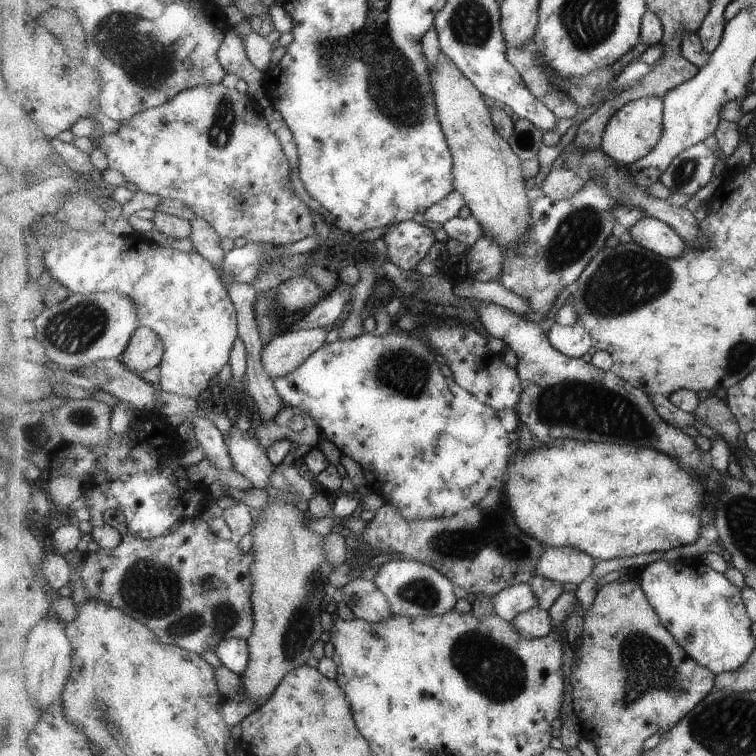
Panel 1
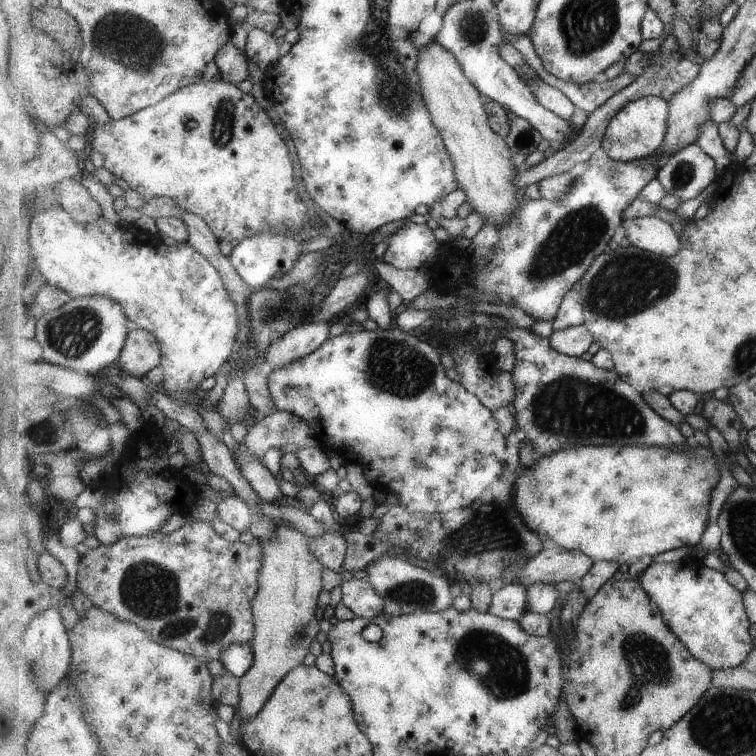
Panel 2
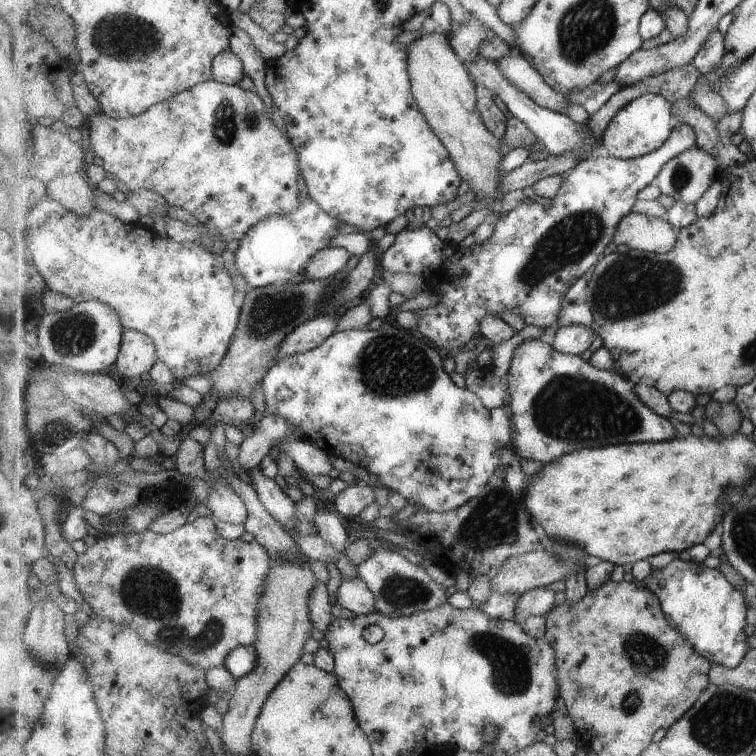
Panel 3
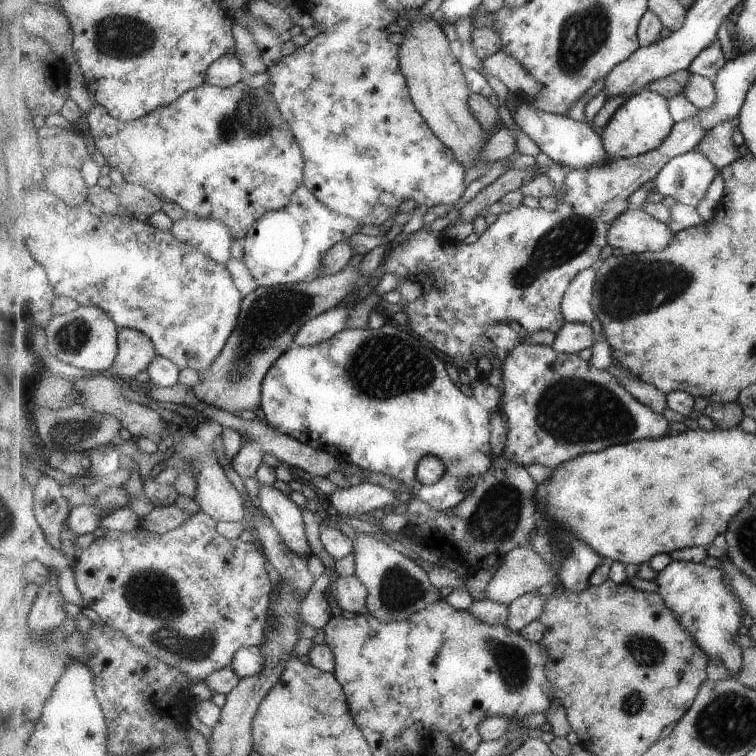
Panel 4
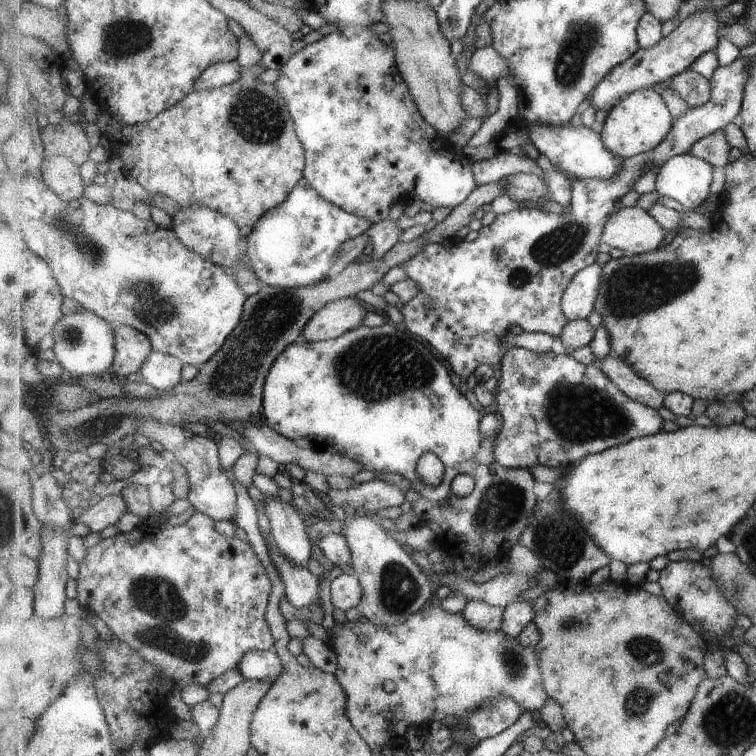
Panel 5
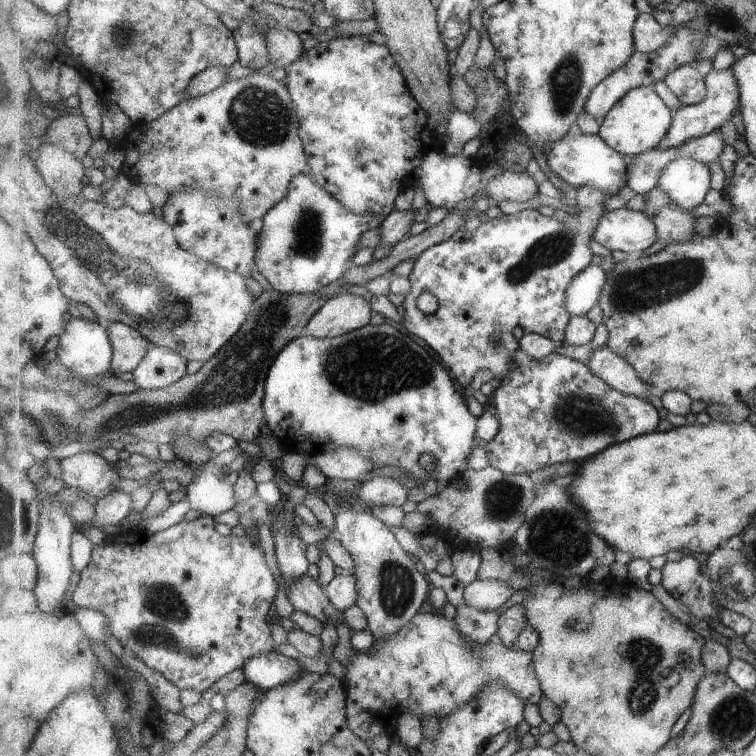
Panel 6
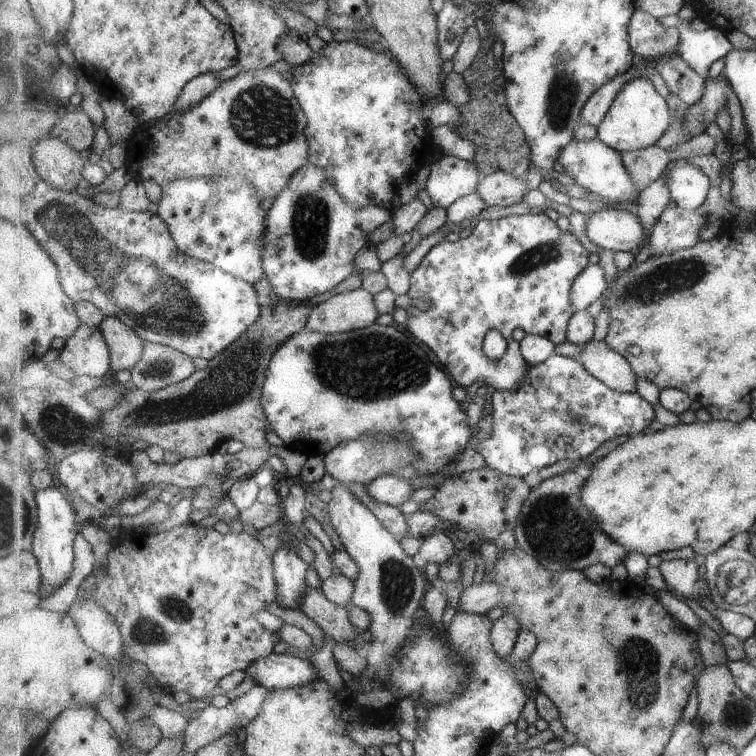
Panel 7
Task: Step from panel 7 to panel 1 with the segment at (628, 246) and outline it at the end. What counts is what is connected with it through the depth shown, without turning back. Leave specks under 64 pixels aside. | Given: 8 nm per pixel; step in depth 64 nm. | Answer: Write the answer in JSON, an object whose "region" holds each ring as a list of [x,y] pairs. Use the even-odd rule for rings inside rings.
{"region":[[[645,216],[629,232],[633,242],[666,259],[680,258],[689,247],[668,223],[654,217]]]}

